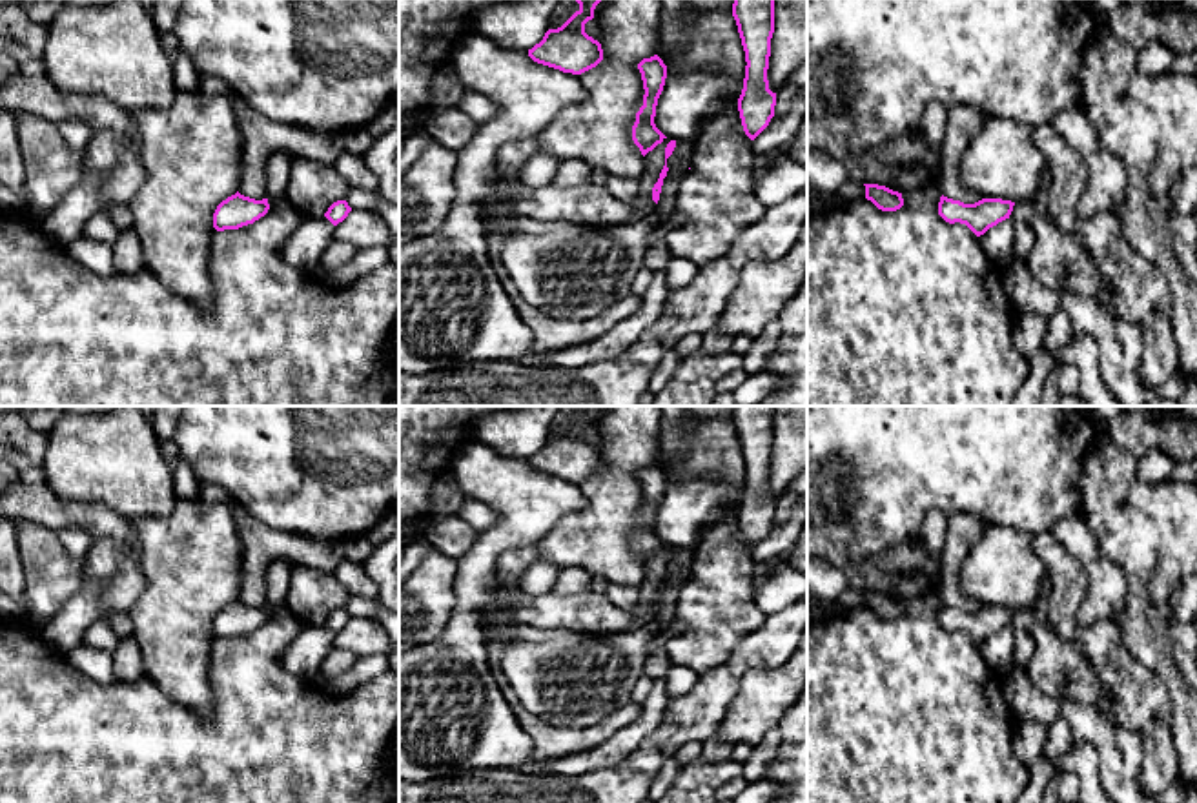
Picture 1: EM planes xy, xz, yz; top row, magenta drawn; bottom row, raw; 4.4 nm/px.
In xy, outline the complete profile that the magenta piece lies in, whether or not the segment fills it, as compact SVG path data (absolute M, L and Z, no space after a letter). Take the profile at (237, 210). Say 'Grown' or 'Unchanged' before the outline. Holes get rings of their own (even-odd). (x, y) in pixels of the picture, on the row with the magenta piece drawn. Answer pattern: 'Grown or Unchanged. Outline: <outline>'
Unchanged. Outline: M237 191L217 206L213 213L213 228L217 231L239 229L264 217L268 209L268 198L255 200Z

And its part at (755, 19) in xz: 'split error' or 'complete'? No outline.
complete

